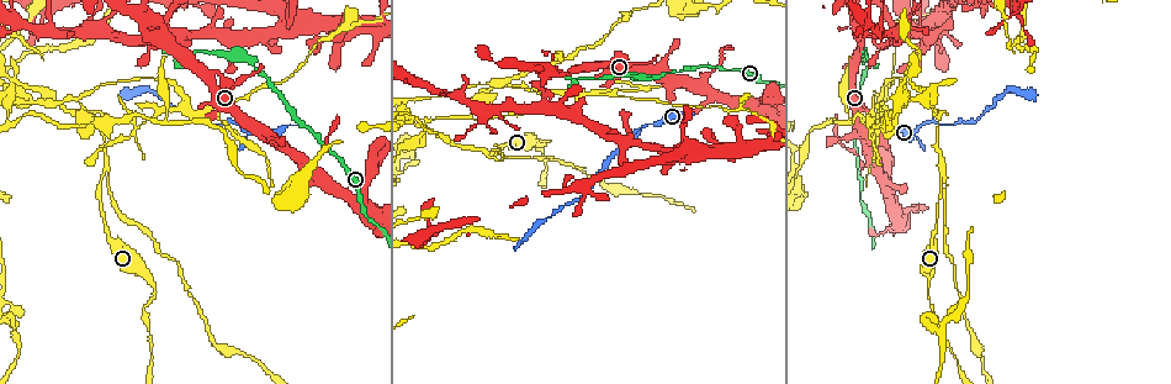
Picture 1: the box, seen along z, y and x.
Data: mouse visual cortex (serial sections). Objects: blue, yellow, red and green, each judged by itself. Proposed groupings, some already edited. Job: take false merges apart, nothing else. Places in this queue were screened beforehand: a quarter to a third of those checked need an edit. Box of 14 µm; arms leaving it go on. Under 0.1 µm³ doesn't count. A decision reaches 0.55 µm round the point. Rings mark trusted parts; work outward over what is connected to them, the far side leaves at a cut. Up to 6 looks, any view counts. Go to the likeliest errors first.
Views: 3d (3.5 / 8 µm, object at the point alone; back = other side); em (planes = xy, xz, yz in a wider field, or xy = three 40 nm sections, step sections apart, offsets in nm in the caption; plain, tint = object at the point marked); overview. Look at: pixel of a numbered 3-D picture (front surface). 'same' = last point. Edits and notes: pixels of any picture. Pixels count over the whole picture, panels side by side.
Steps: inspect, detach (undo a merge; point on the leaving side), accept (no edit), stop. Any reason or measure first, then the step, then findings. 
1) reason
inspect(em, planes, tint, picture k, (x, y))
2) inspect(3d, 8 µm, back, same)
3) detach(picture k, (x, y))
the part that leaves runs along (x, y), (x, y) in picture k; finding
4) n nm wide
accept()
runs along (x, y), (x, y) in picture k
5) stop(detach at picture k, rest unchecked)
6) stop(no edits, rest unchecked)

side arm on a straight run
inspect(3d, 8 µm, picture 1, (940, 179))

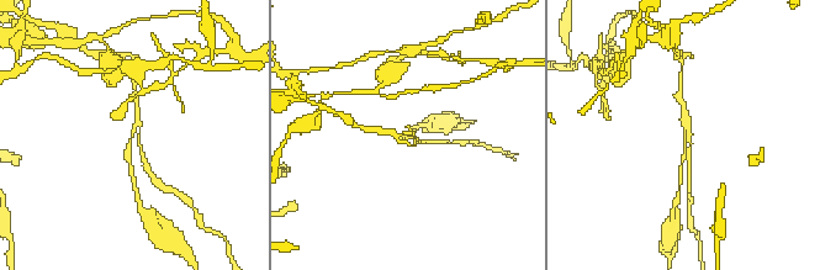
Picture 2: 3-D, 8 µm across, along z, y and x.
closer look
inspect(3d, 3.5 µm, picture 2, (683, 136))

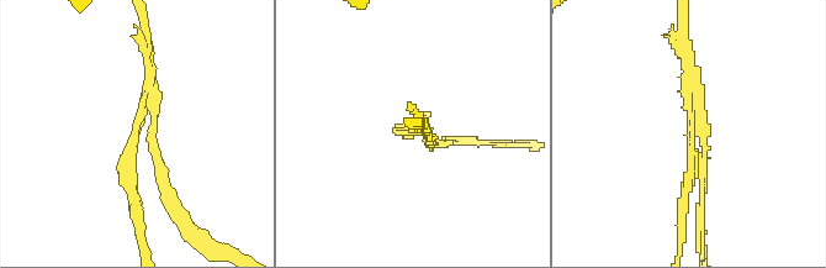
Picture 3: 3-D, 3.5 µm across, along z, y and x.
3 arms; arms of 150, 150, 150 nm; shape alone is not enough
inspect(em, xy, step 1, tint, picture 3, (690, 130))

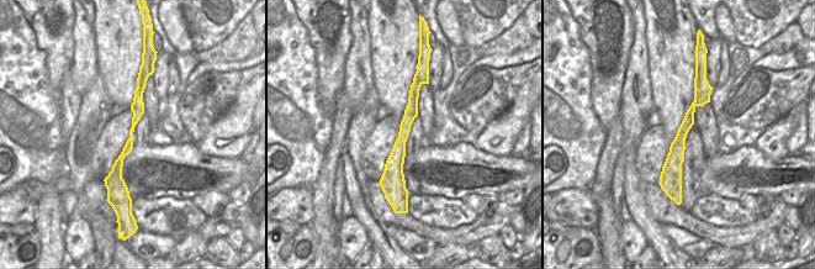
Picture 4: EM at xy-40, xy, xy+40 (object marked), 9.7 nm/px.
detach(picture 3, (703, 164))
border along (417, 72), (422, 83) in picture 4; two cells meet here

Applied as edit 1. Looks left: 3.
inspect(overview)

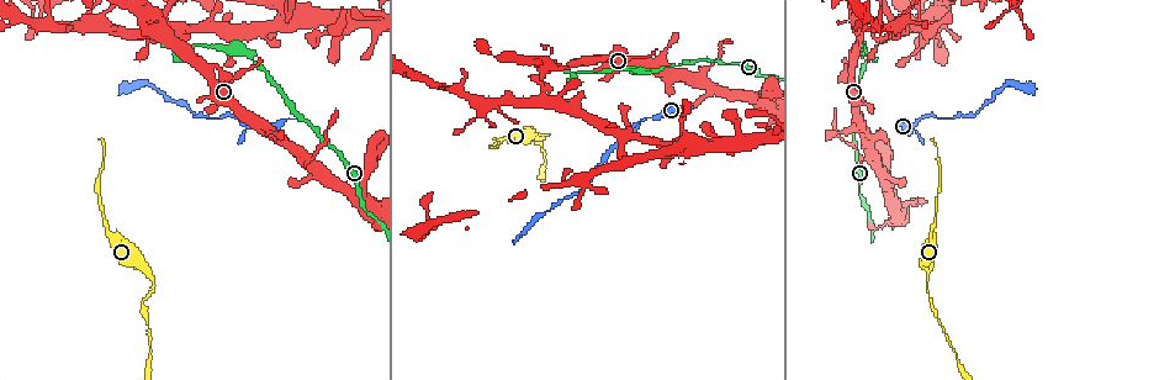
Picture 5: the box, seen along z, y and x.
branch point
inspect(3d, 3.5 µm, picture 5, (153, 26))

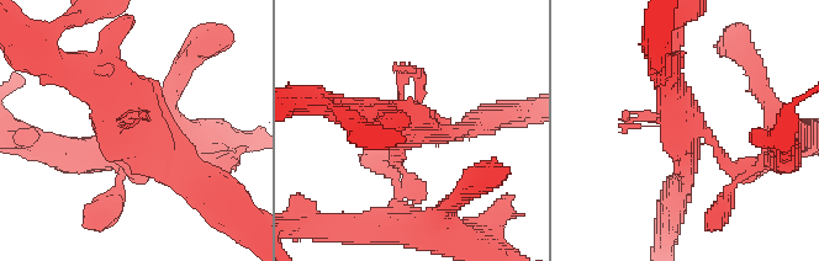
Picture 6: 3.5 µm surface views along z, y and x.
accept()
runs along (474, 123), (401, 136), (408, 186) in picture 6; one cell here

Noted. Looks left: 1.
arms run side by side
inspect(3d, 3.5 µm, picture 5, (896, 25))

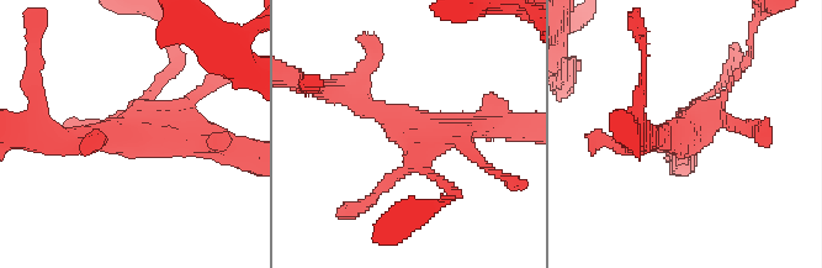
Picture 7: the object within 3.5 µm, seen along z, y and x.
accept()
runs along (510, 127), (408, 130), (351, 99) in picture 7; continuous, no second cell

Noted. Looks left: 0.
stop(detach at picture 3, rest unchecked)

